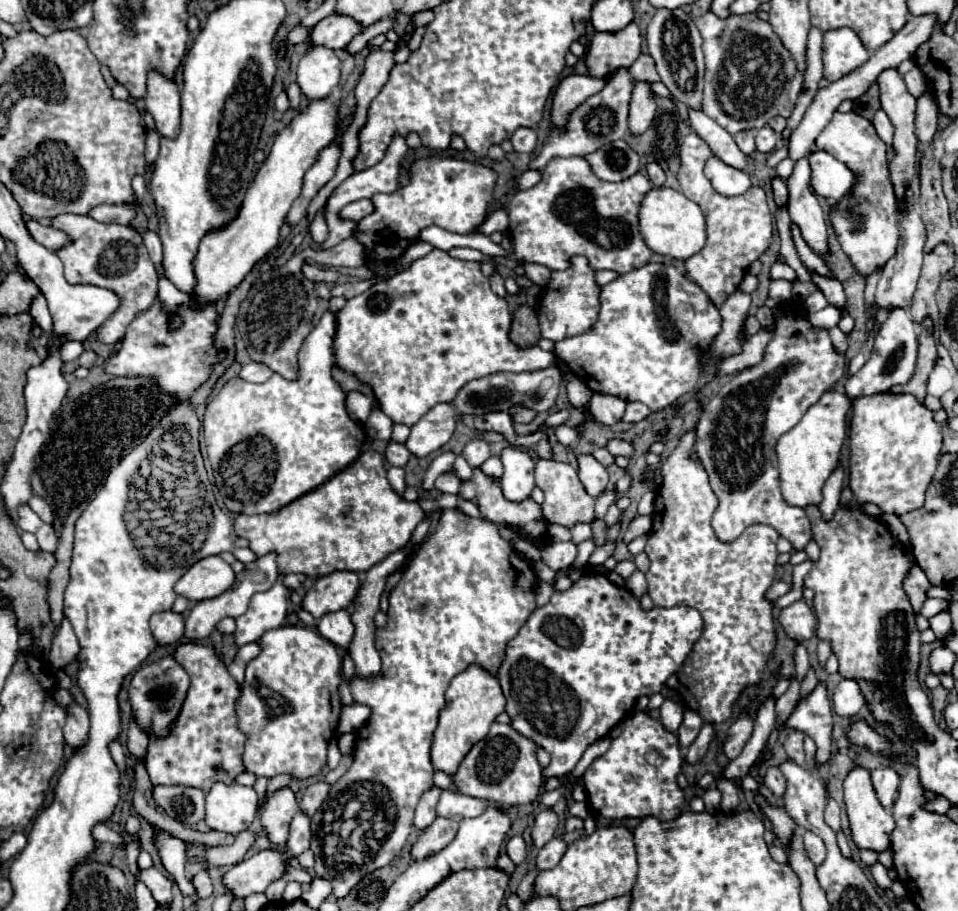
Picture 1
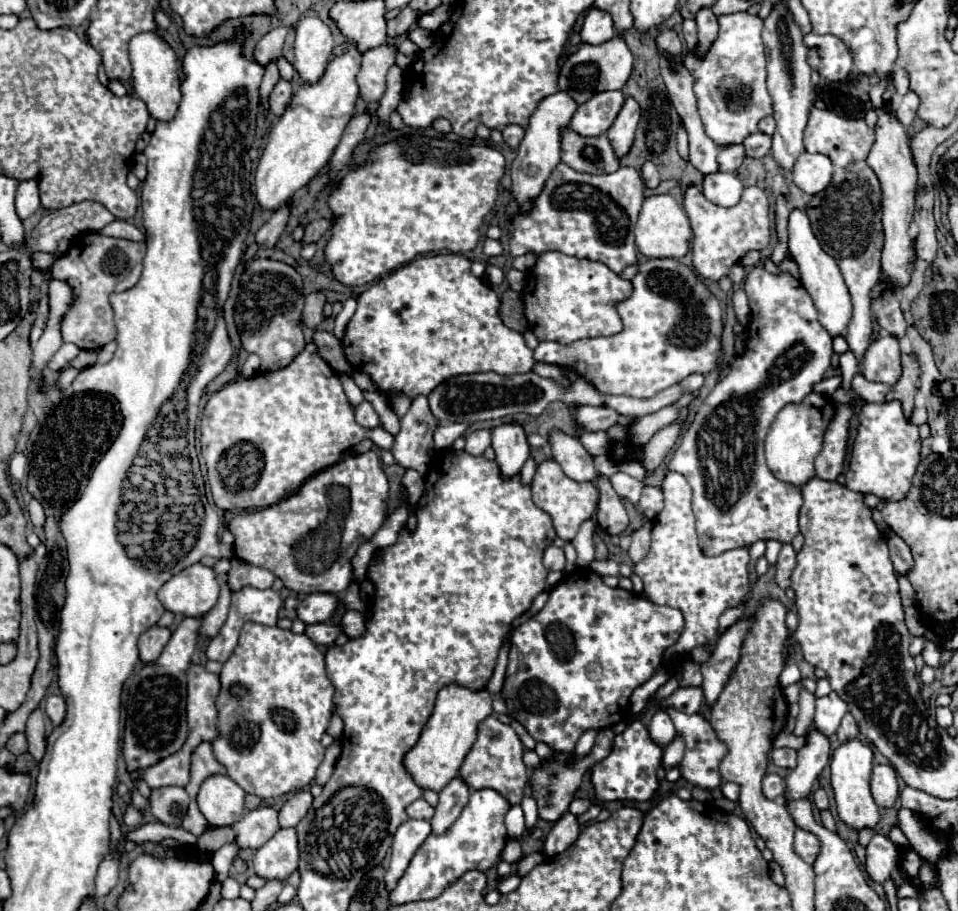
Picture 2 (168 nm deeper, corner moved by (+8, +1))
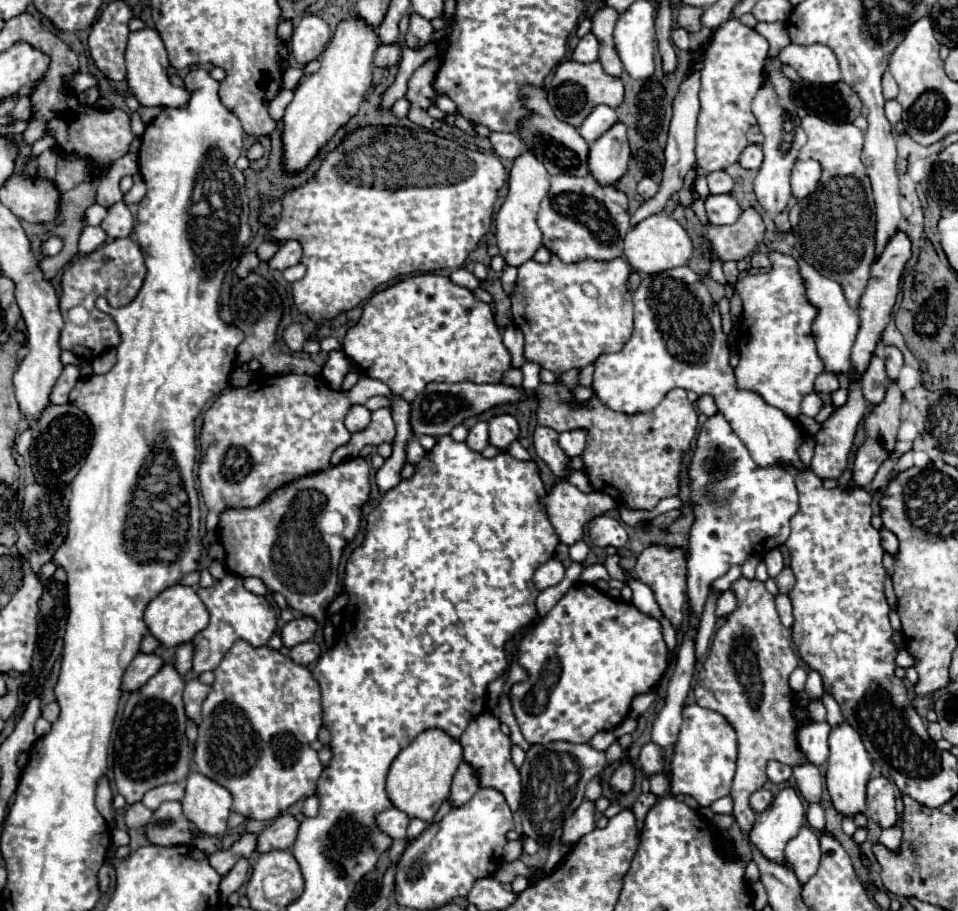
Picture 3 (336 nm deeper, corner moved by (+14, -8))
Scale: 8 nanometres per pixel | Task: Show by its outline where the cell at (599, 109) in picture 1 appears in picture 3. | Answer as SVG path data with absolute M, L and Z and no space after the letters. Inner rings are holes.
M601 104L601 106L593 108L591 114L583 120L583 124L579 126L579 134L591 144L603 132L607 132L615 122L617 122L617 112L611 106Z

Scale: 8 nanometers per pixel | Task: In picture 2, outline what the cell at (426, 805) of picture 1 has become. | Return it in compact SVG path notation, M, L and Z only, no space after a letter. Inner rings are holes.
M409 819L397 829L397 833L393 837L393 847L391 847L391 863L389 863L387 873L385 873L387 891L395 889L399 877L403 877L403 873L405 873L411 857L415 855L417 847L430 833L430 823L417 819Z

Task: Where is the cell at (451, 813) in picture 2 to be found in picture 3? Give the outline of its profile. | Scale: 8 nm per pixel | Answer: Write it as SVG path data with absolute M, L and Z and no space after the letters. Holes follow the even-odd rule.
M461 762L453 776L453 784L451 784L451 794L449 794L451 808L463 806L477 790L479 786L477 786L477 778L473 778L473 770L469 770L465 762Z

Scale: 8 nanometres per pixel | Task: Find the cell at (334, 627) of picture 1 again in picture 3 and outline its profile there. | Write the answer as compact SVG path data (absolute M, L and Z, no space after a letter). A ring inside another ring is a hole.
M309 640L309 642L301 642L297 646L291 648L289 656L297 662L297 664L303 664L303 666L311 666L319 656L321 656L321 648L317 642Z

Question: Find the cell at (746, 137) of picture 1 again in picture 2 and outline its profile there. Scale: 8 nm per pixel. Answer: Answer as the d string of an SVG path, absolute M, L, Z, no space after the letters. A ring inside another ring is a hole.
M729 145L729 147L723 147L719 151L719 171L729 171L729 173L735 173L739 169L739 165L743 163L745 159L745 149L743 145Z

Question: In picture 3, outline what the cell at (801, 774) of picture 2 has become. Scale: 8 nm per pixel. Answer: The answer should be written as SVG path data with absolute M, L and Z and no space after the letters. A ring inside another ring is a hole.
M783 788L769 808L759 814L749 834L749 842L753 842L769 860L783 862L785 844L797 836L803 826L803 818L805 808L797 788Z

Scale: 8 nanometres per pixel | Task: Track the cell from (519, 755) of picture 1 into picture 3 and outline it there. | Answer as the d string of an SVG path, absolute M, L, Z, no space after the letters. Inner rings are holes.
M479 714L469 722L459 742L463 746L463 760L473 768L475 776L479 778L479 786L499 790L505 796L509 808L517 810L521 802L521 780L519 770L511 762L511 740L499 730L499 718L493 714Z

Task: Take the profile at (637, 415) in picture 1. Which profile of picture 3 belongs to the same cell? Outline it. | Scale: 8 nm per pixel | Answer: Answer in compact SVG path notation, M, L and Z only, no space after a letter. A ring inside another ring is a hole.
M567 430L559 436L559 446L565 450L565 454L569 454L573 458L573 456L583 454L585 438L587 438L587 434L583 430Z

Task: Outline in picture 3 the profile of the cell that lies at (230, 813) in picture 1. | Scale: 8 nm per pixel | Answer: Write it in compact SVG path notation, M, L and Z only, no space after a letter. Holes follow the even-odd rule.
M191 772L187 776L185 796L181 800L185 816L209 836L225 834L227 818L231 812L233 796L227 788L205 778L199 772Z

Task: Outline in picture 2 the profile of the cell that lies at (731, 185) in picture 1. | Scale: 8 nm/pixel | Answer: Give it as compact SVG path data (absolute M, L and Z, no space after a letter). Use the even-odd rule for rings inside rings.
M713 173L703 179L703 195L719 205L719 207L733 207L739 203L743 193L743 185L735 173Z

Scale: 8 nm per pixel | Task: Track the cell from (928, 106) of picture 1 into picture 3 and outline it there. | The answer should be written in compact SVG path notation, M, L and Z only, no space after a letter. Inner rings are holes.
M887 100L885 102L885 116L887 116L887 120L895 126L899 120L901 120L901 104L897 102L897 100Z

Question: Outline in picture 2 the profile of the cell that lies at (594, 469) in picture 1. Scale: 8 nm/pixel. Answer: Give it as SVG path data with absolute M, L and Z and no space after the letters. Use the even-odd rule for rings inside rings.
M549 431L549 445L553 451L553 459L561 465L563 473L575 481L595 481L597 471L593 467L593 457L585 451L579 439L559 431Z

